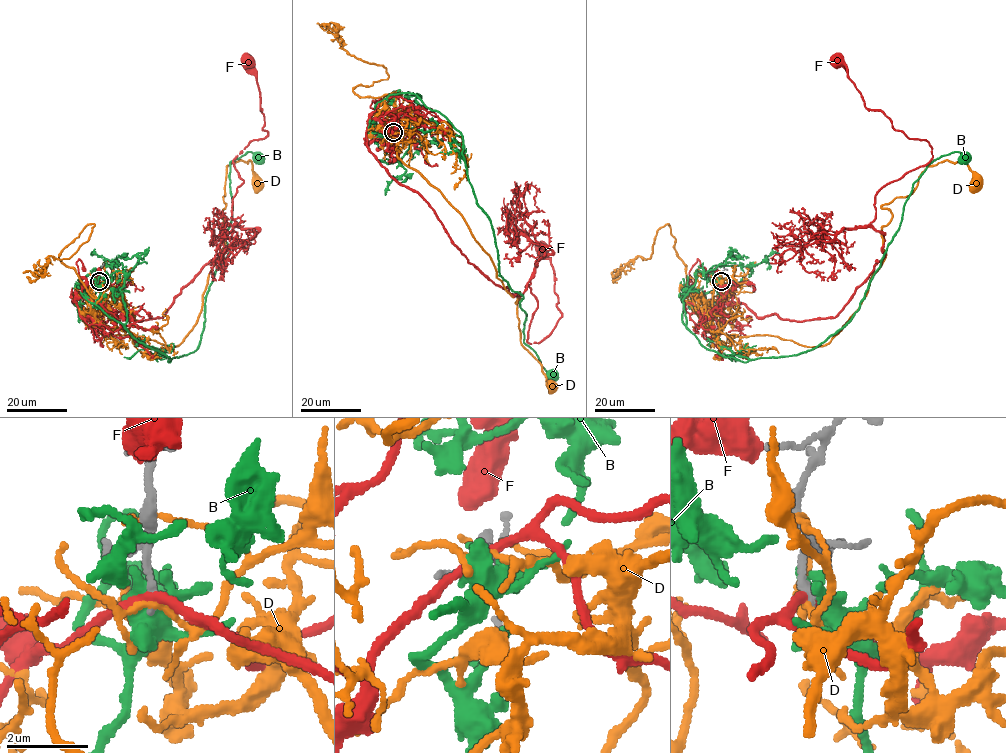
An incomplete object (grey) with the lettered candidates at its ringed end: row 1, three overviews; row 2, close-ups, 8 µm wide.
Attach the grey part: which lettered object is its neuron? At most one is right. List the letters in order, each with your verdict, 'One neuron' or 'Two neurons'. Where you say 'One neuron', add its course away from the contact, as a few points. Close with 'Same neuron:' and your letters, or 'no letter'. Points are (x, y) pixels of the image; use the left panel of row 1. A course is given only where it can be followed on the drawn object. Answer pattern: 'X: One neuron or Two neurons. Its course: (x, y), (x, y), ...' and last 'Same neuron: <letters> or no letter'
B: Two neurons
D: Two neurons
F: Two neurons
Same neuron: no letter

